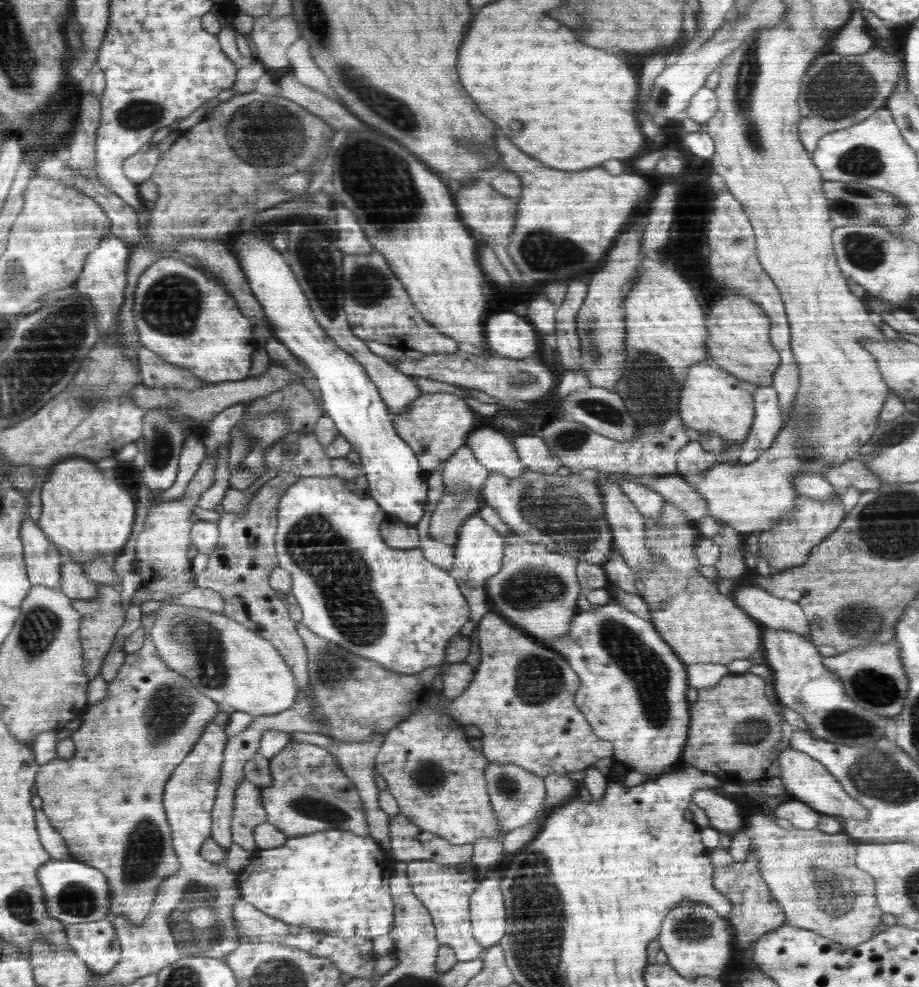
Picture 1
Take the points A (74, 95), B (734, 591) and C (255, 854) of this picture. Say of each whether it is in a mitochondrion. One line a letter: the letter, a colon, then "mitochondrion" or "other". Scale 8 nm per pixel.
A: other
B: other
C: other

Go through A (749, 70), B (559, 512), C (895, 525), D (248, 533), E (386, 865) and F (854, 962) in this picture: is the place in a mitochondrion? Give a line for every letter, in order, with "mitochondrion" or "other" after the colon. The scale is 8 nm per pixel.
A: mitochondrion
B: mitochondrion
C: mitochondrion
D: other
E: other
F: other

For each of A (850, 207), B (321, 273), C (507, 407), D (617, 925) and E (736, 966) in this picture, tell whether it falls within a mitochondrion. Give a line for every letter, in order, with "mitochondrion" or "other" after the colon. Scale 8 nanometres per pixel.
A: mitochondrion
B: mitochondrion
C: other
D: other
E: other

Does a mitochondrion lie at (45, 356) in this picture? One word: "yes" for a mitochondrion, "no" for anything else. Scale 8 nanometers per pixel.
yes

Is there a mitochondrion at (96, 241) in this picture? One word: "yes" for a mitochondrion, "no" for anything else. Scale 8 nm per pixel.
no

